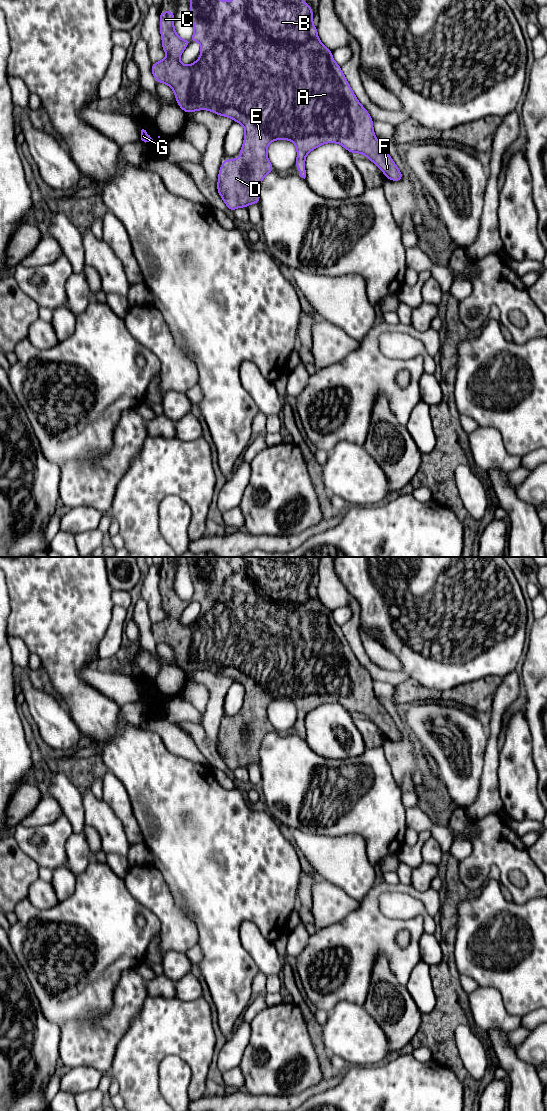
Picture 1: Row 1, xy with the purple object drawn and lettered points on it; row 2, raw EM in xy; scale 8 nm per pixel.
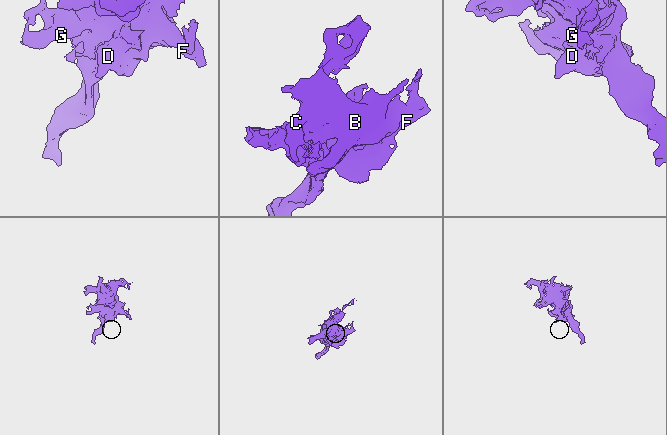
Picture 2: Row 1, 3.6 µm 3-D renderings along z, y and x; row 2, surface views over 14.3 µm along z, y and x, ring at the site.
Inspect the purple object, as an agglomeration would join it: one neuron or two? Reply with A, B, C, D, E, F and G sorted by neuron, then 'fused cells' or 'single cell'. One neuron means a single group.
A B C D E F G; single cell

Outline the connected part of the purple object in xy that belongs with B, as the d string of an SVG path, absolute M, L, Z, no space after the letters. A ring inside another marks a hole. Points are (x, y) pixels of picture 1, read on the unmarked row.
M187 557L192 559L190 565L191 579L194 587L193 597L190 600L182 600L174 589L174 575L172 571L160 571L160 595L162 597L162 608L168 614L166 619L152 623L151 632L157 643L165 643L170 646L175 654L176 661L179 667L185 672L195 672L197 670L210 670L213 673L233 679L240 683L245 688L245 696L242 708L240 710L239 719L225 719L220 726L218 734L217 751L222 757L224 763L230 771L234 771L239 767L247 768L251 763L259 765L260 756L259 748L263 738L274 730L273 725L268 720L267 707L274 700L284 699L292 701L296 705L297 719L295 722L296 728L299 730L299 736L306 737L305 718L307 714L315 708L325 703L339 703L350 713L362 713L370 721L376 724L383 732L386 738L392 741L402 741L403 735L397 725L392 720L388 711L380 704L375 696L373 689L373 680L358 661L353 653L346 637L344 636L341 627L334 621L332 612L326 608L319 600L316 586L313 585L314 573L311 571L310 563L304 563L302 557L235 557L232 561L223 561L217 557ZM192 601L197 601L201 605L201 614L196 622L188 626L184 626L180 622L181 613L186 609Z

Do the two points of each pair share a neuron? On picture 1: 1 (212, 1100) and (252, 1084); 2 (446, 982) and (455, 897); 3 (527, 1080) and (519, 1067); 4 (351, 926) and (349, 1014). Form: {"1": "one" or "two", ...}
{"1": "two", "2": "one", "3": "one", "4": "two"}

